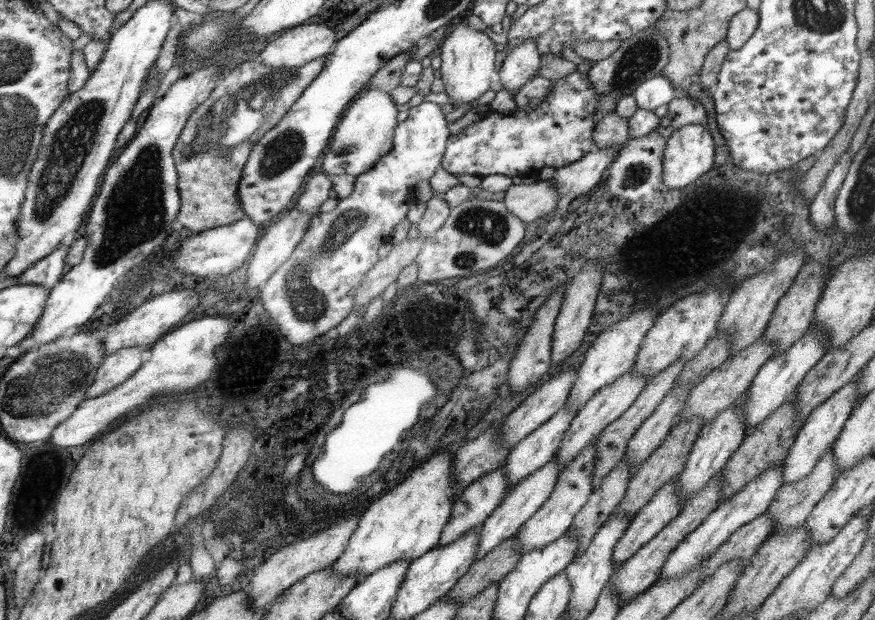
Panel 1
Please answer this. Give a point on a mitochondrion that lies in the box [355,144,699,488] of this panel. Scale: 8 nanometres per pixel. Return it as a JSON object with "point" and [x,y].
{"point":[483,228]}

